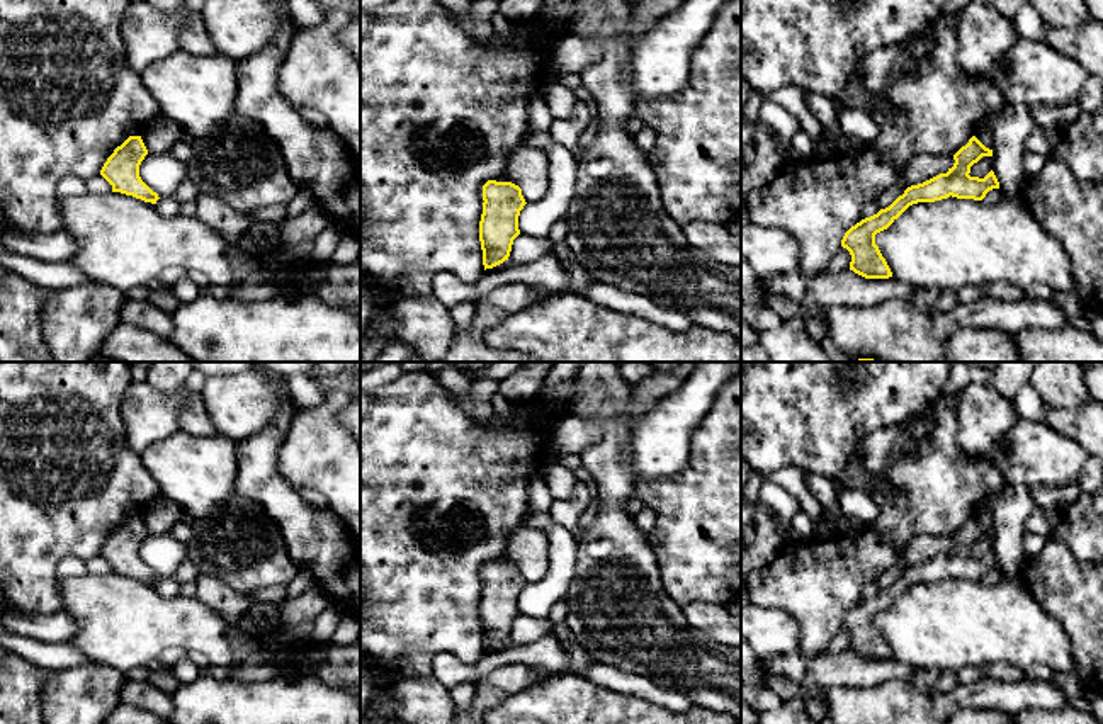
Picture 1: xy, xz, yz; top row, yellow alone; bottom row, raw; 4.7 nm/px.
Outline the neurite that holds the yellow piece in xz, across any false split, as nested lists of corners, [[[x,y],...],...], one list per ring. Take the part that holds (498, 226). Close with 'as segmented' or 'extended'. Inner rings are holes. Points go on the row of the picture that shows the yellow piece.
[[[496,180],[483,185],[483,201],[479,241],[486,270],[508,260],[513,240],[520,235],[518,216],[527,202],[518,185]]] | as segmented

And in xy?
[[[129,136],[104,163],[100,175],[112,185],[112,192],[133,195],[156,204],[160,199],[139,177],[139,165],[148,155],[141,136]]] | as segmented

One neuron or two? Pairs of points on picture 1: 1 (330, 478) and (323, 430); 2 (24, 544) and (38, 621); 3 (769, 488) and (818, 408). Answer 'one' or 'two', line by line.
1: one
2: two
3: two

